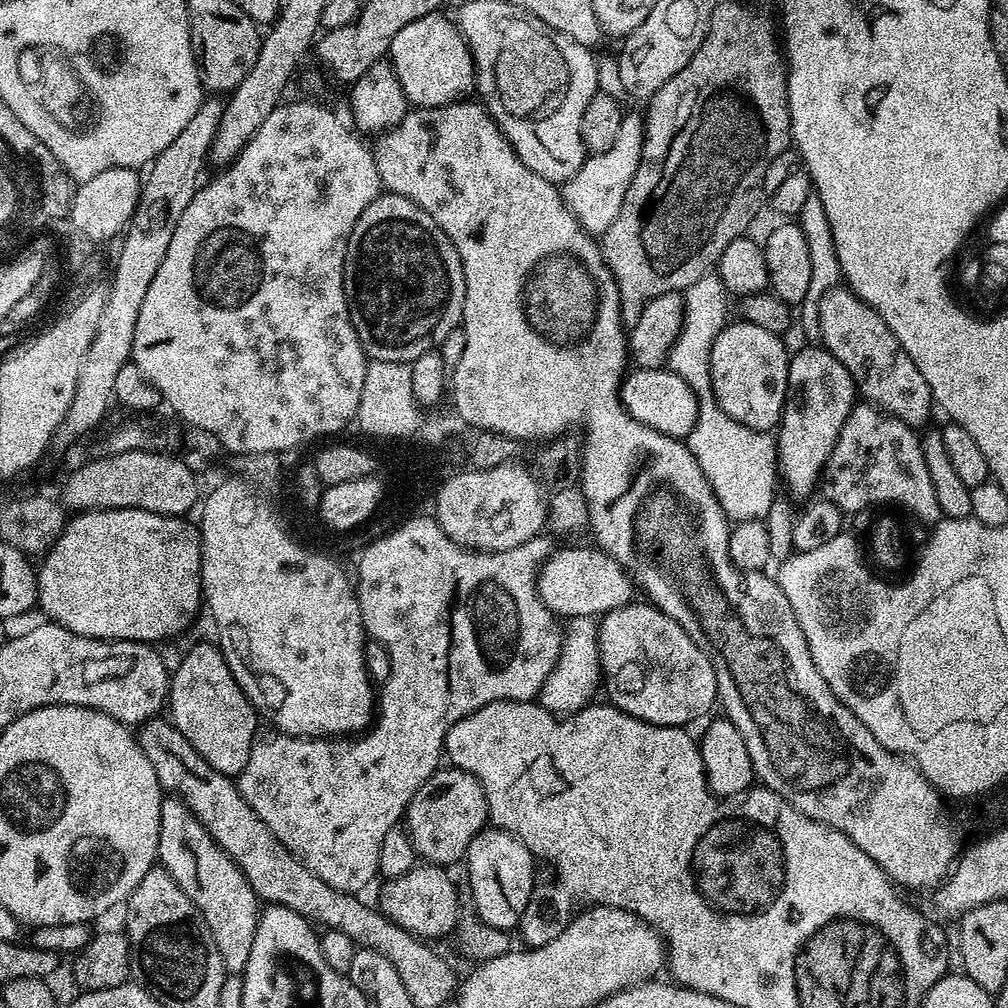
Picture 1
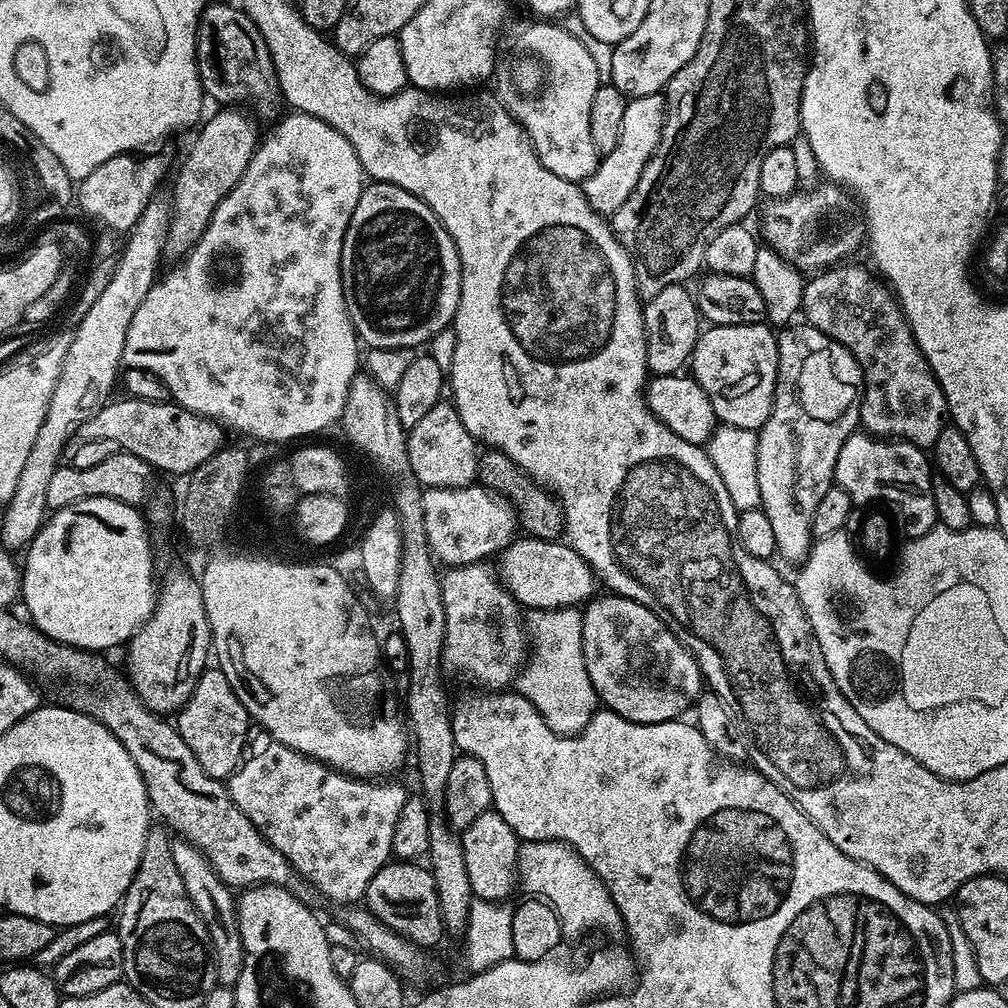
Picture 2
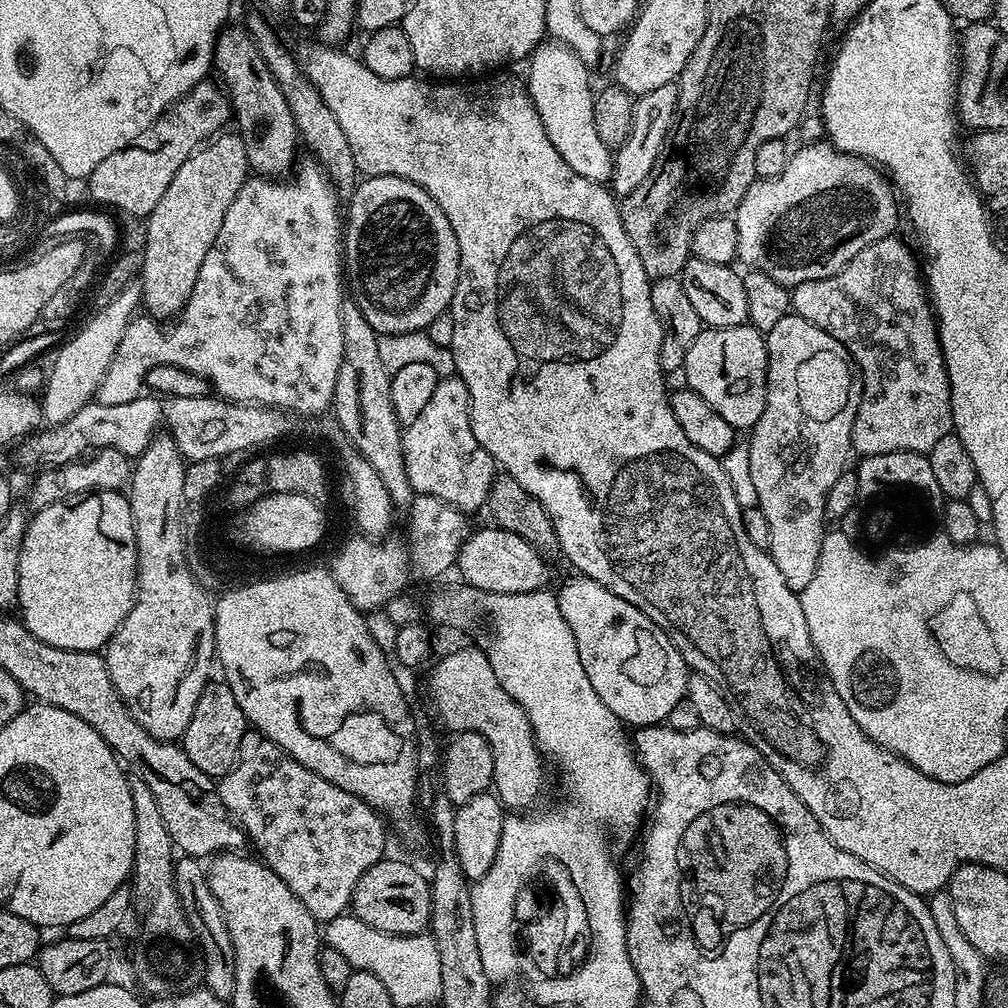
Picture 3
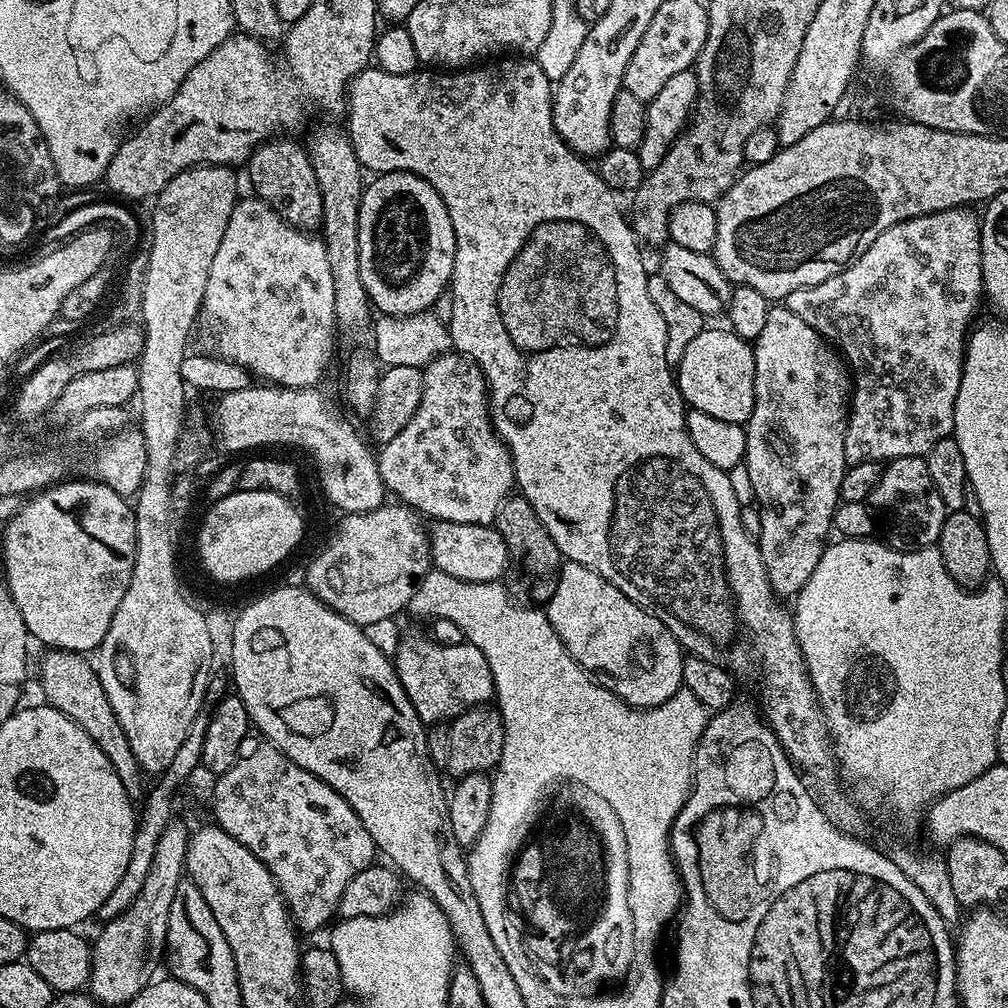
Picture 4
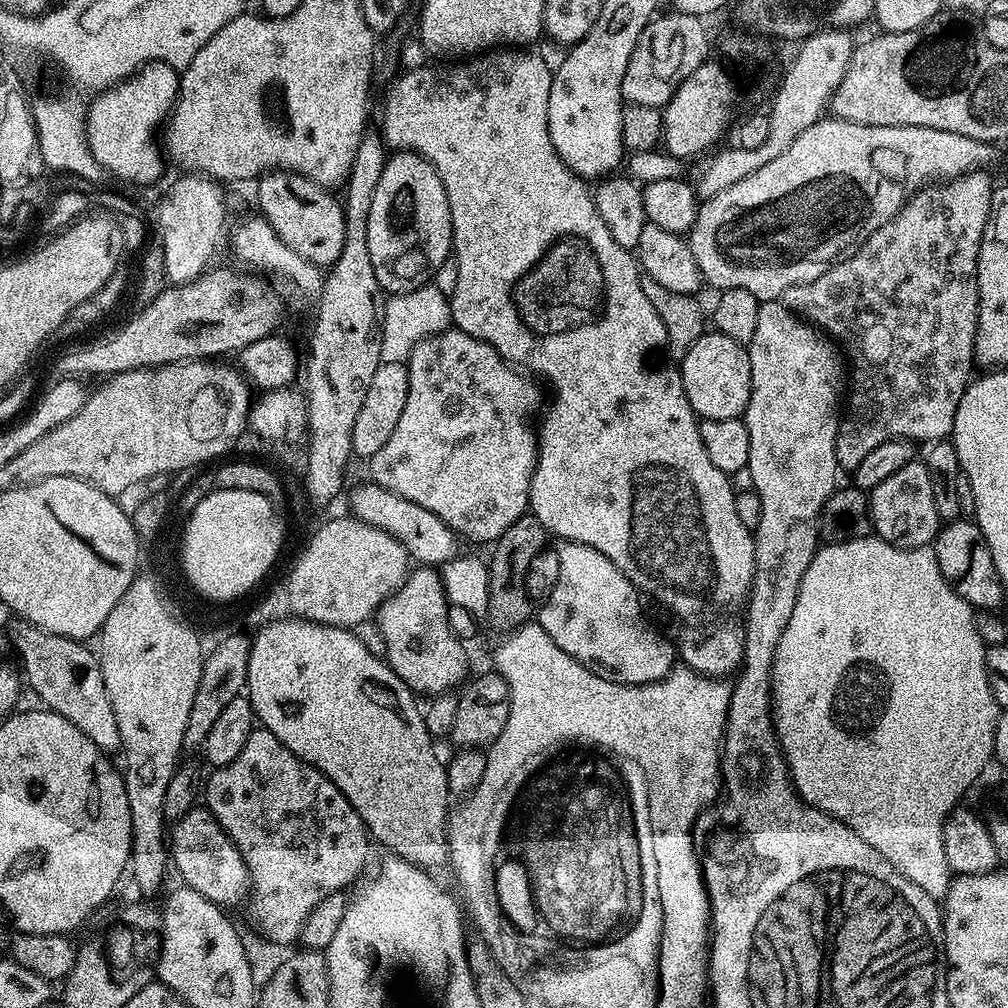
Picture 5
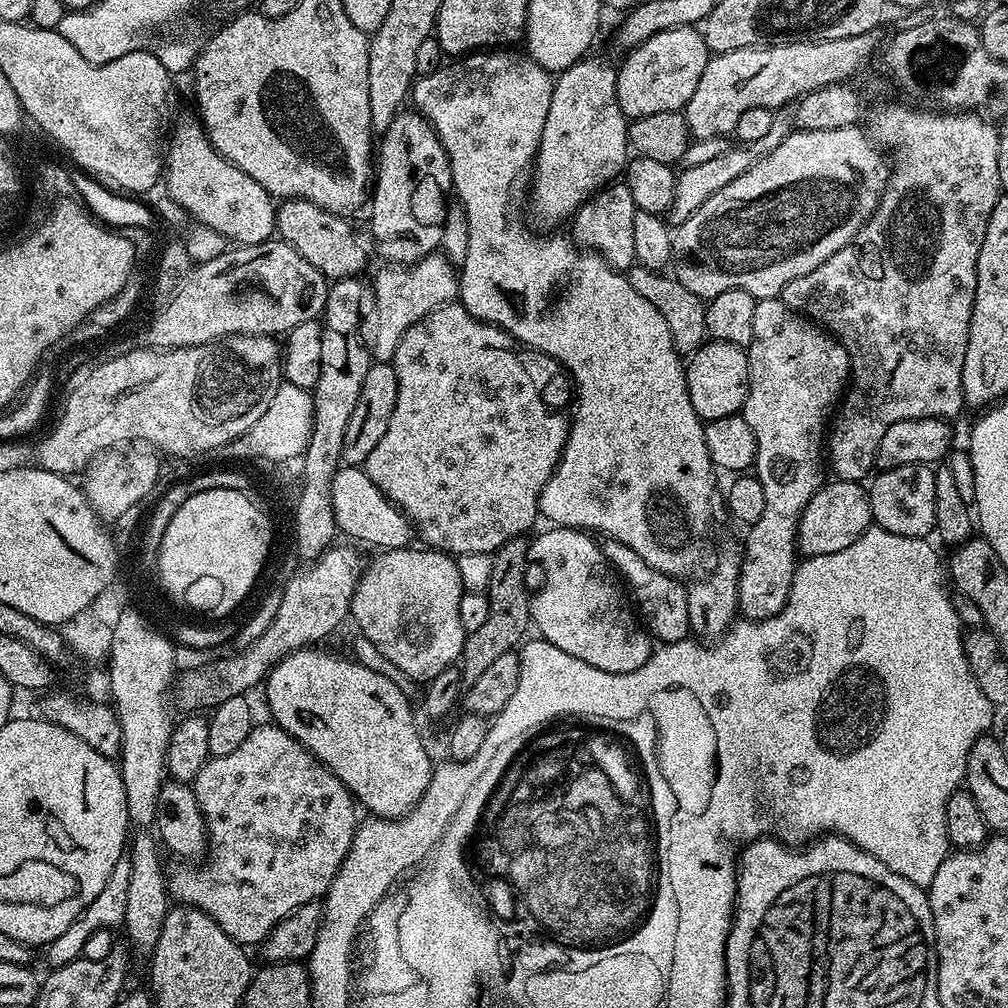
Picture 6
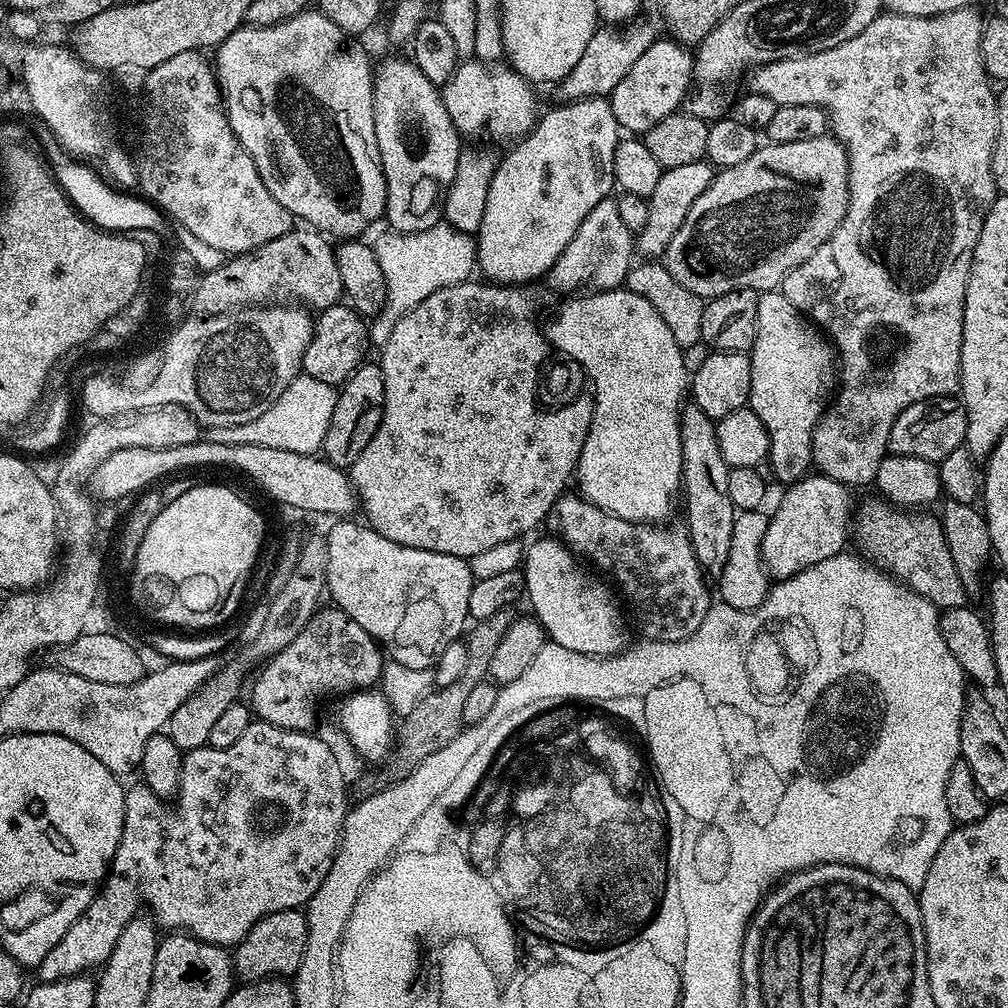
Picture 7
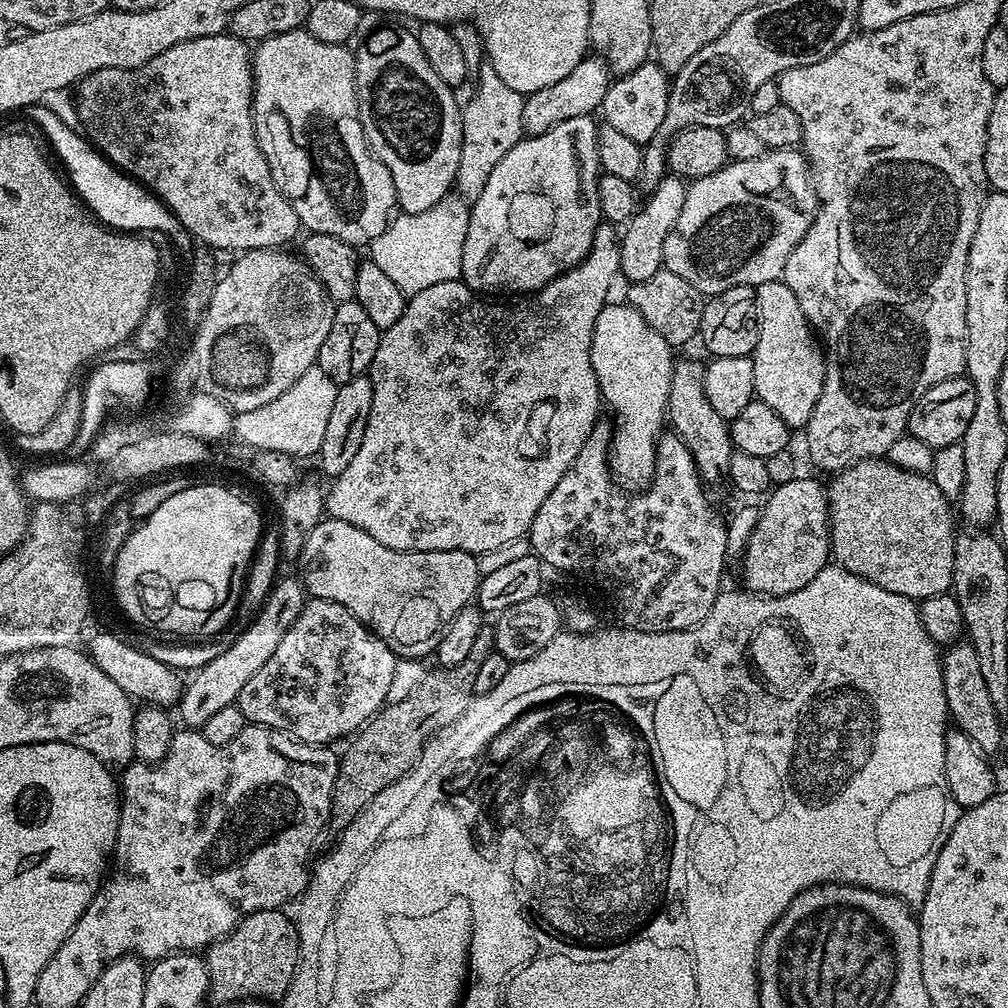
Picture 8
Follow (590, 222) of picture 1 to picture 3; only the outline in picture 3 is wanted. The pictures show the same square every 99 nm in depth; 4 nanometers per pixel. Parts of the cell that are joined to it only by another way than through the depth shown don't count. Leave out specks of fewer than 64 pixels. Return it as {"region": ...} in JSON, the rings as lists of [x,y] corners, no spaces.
{"region":[[[675,83],[658,86],[658,90],[650,90],[650,94],[636,100],[634,122],[630,126],[630,138],[626,138],[626,142],[622,142],[622,146],[614,152],[610,188],[617,197],[623,198],[631,194],[650,174],[650,170],[664,151],[666,141],[674,127],[677,106],[678,90]]]}

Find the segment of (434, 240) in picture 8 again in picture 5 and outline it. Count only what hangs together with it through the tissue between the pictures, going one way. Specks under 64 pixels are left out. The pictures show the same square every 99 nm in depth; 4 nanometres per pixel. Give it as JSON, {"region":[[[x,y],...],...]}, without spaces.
{"region":[[[432,282],[423,284],[420,288],[415,288],[409,292],[397,292],[387,297],[388,301],[382,304],[382,319],[378,324],[378,335],[380,337],[380,359],[383,362],[398,362],[399,364],[407,361],[409,354],[422,342],[431,336],[437,336],[440,332],[448,331],[452,324],[452,305],[450,298],[442,294]]]}

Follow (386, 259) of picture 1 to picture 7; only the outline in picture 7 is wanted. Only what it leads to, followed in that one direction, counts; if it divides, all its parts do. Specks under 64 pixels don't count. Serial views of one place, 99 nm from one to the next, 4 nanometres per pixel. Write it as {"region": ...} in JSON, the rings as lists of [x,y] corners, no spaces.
{"region":[[[411,59],[388,60],[377,67],[372,81],[372,97],[374,98],[374,134],[376,135],[376,151],[380,154],[380,165],[384,168],[386,178],[386,206],[384,216],[388,220],[388,228],[406,233],[430,230],[441,223],[444,196],[447,188],[454,180],[455,170],[462,155],[462,137],[456,131],[450,114],[446,114],[446,106],[441,89],[418,70]]]}

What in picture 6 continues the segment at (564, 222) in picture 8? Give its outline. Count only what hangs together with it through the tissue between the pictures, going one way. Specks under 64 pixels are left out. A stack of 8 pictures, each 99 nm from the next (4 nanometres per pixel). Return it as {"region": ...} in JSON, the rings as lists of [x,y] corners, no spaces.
{"region":[[[585,58],[571,64],[555,77],[550,98],[550,110],[546,114],[546,126],[542,126],[540,148],[536,152],[534,171],[530,176],[532,204],[544,220],[556,224],[573,215],[591,196],[617,179],[625,171],[630,159],[628,142],[629,121],[618,106],[616,93],[616,68],[604,60]]]}

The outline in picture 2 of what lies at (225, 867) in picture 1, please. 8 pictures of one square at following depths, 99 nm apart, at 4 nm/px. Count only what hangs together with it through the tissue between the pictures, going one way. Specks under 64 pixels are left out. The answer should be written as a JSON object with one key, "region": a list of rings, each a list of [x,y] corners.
{"region":[[[179,838],[173,839],[172,853],[174,866],[178,866],[178,874],[182,874],[182,886],[186,886],[190,902],[194,902],[196,912],[208,928],[208,941],[212,943],[212,961],[216,967],[216,983],[220,986],[234,986],[244,965],[244,947],[240,927],[236,924],[237,897],[233,889],[220,881],[220,875],[209,866],[207,858],[193,844]]]}

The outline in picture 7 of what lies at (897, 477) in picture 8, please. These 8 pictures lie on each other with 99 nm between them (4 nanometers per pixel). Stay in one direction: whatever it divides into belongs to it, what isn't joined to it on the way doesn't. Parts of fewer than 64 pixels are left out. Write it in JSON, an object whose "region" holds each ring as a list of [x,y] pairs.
{"region":[[[875,498],[876,500],[868,500],[864,505],[857,507],[854,512],[854,544],[858,547],[859,555],[863,556],[869,564],[876,565],[877,568],[882,572],[887,572],[889,576],[893,576],[900,583],[906,585],[910,590],[914,590],[922,598],[929,600],[937,610],[943,610],[945,608],[963,608],[965,607],[966,601],[969,599],[970,593],[962,586],[962,578],[958,578],[958,569],[954,566],[954,558],[950,558],[950,546],[946,542],[946,534],[942,530],[940,525],[939,515],[933,514],[928,510],[905,510],[903,507],[897,506],[883,498]]]}

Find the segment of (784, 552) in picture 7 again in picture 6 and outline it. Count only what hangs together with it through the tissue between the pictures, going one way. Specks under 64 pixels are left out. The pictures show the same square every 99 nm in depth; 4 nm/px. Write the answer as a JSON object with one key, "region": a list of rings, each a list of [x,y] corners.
{"region":[[[836,478],[833,481],[833,484],[825,483],[821,486],[814,494],[814,498],[810,498],[806,510],[800,513],[800,525],[796,534],[799,551],[805,557],[846,550],[850,542],[858,542],[858,538],[862,538],[865,530],[873,527],[867,487],[855,480]]]}

